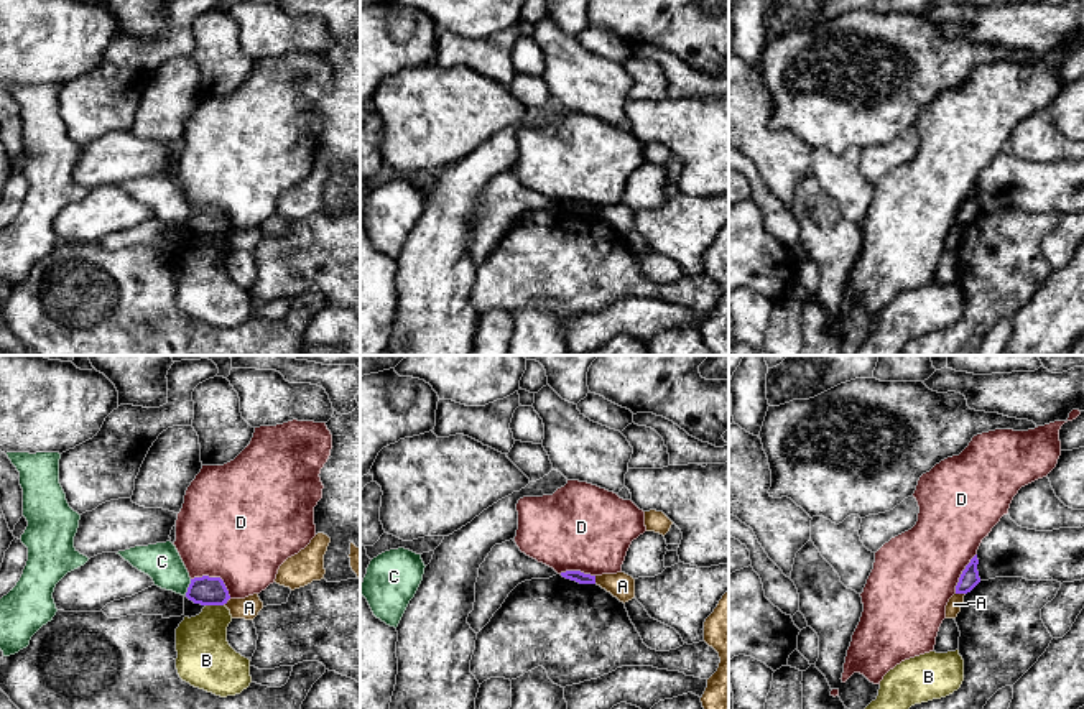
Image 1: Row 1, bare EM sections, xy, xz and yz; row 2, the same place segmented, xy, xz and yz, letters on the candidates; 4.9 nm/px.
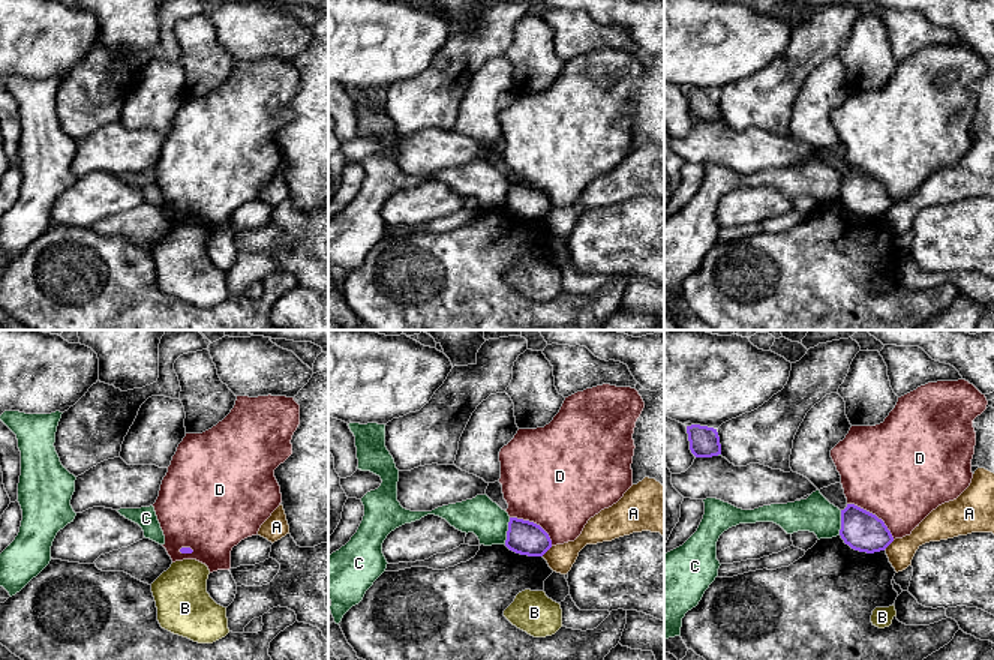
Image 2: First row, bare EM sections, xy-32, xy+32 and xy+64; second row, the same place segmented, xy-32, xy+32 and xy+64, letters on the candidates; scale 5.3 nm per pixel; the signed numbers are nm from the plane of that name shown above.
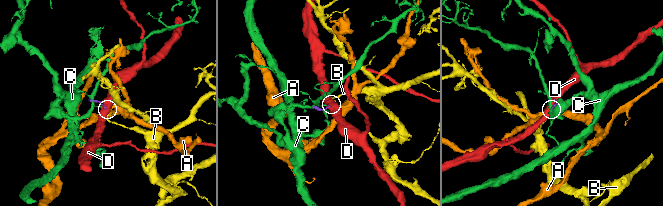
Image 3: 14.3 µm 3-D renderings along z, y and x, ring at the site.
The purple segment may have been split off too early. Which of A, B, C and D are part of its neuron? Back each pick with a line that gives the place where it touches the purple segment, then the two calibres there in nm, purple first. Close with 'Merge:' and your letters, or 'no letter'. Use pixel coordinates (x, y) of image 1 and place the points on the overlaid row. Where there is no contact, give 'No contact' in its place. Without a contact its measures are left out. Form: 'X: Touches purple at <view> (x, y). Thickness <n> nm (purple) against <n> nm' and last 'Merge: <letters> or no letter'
Merge: no letter

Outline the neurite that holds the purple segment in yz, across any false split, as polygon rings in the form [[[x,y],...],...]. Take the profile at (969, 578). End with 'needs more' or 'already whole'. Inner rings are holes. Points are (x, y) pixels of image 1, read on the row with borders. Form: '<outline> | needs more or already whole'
[[[975,554],[962,571],[959,582],[956,586],[956,594],[967,594],[980,582],[977,564],[979,564],[979,559]]] | already whole

